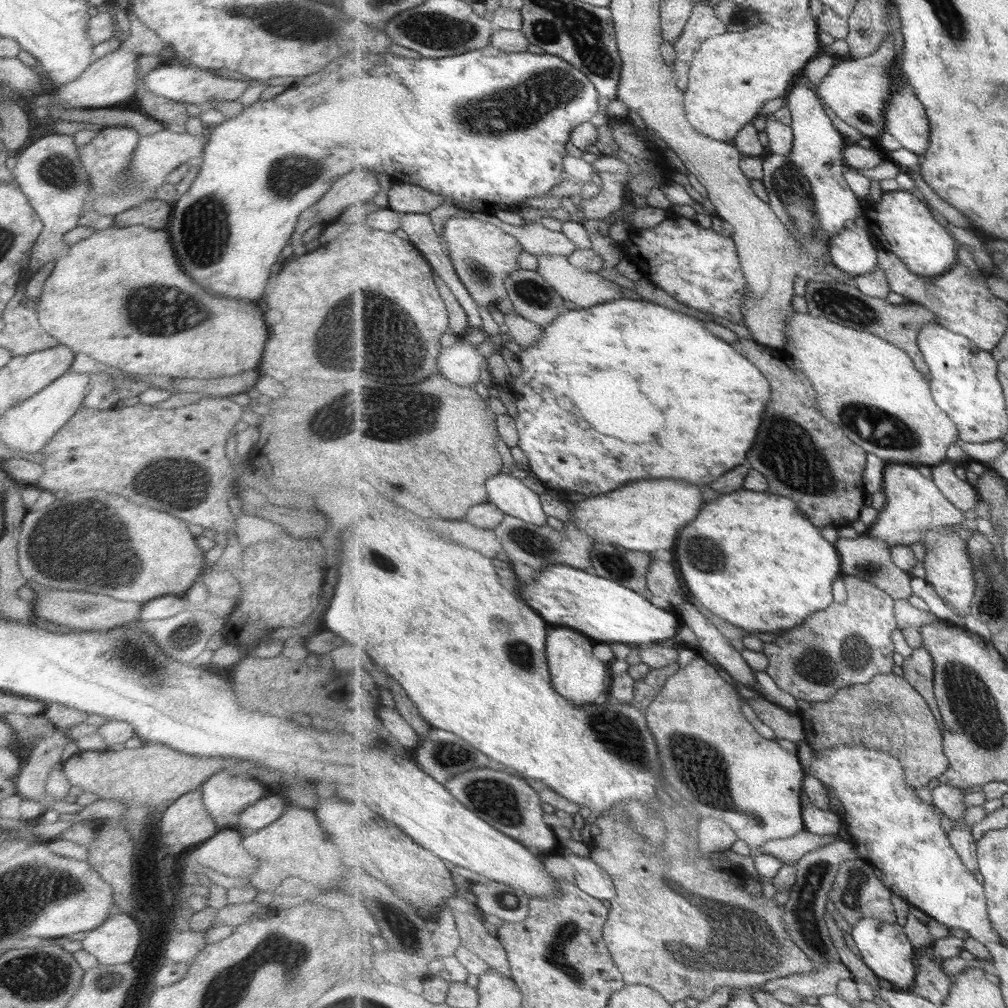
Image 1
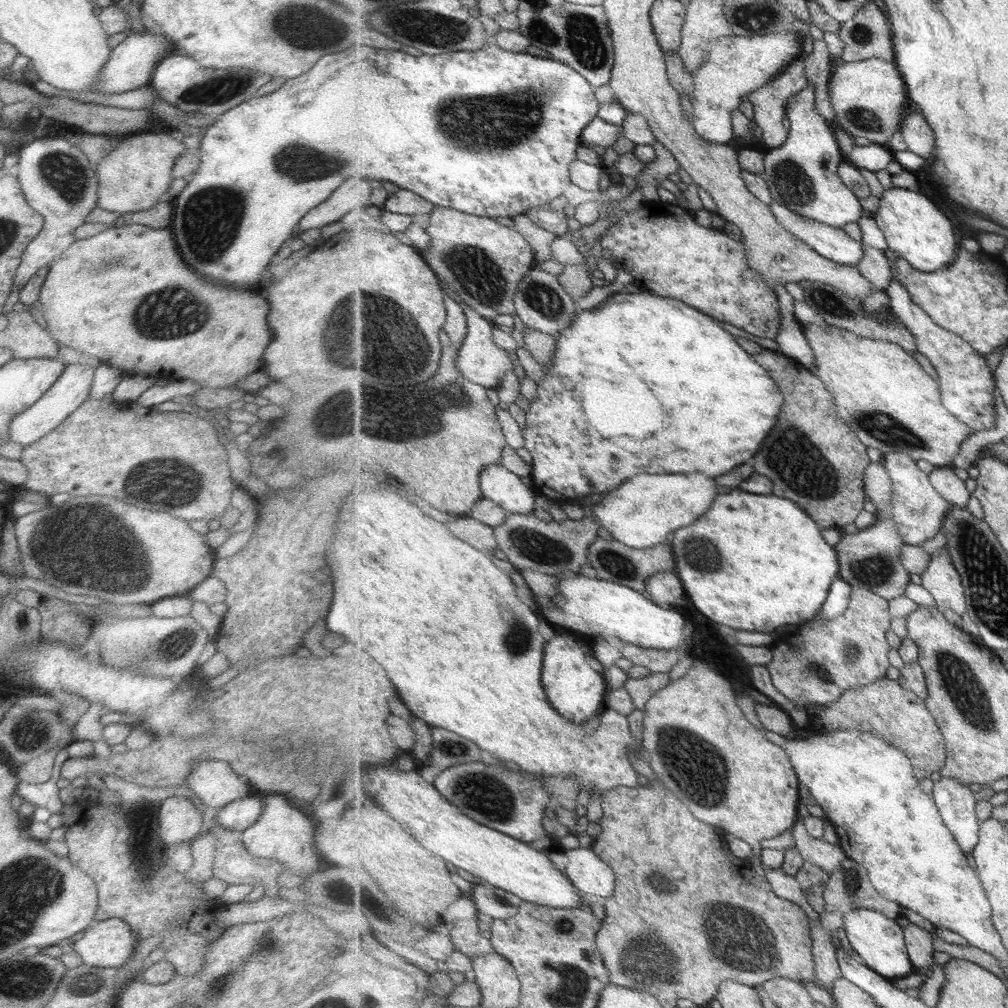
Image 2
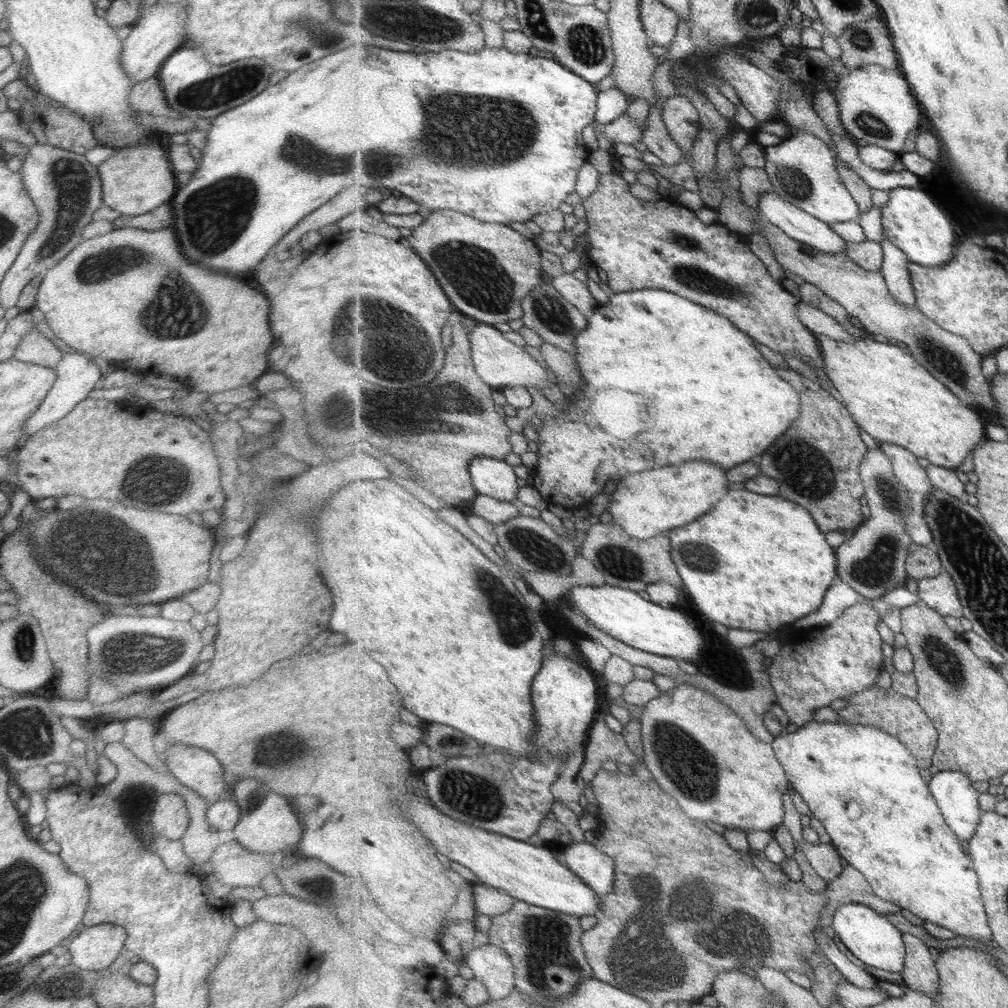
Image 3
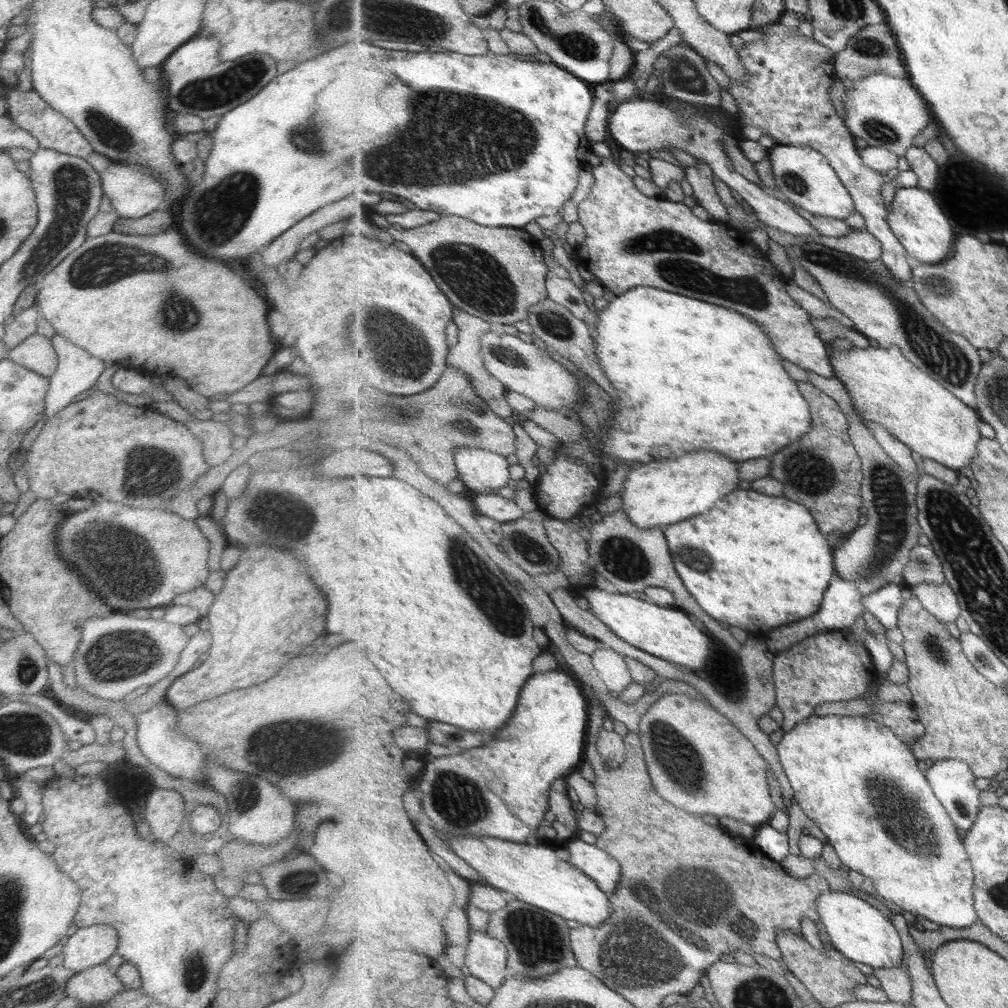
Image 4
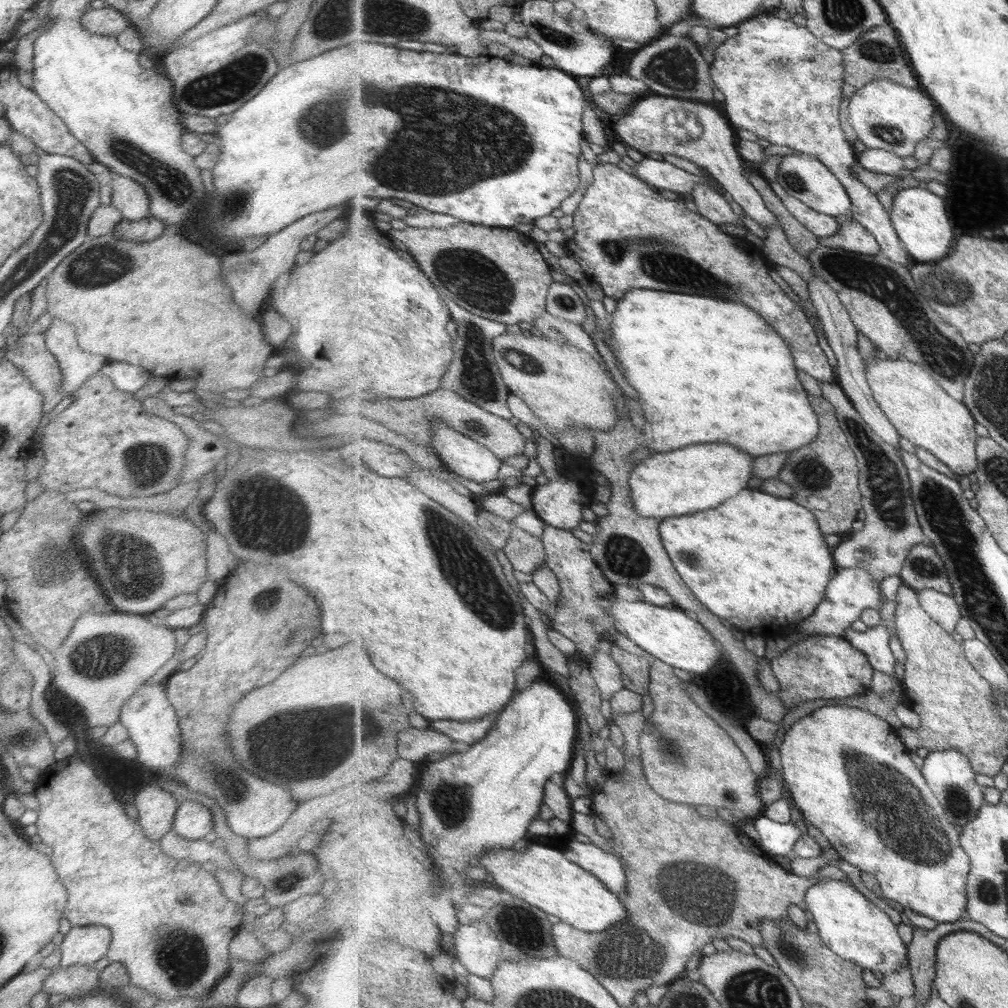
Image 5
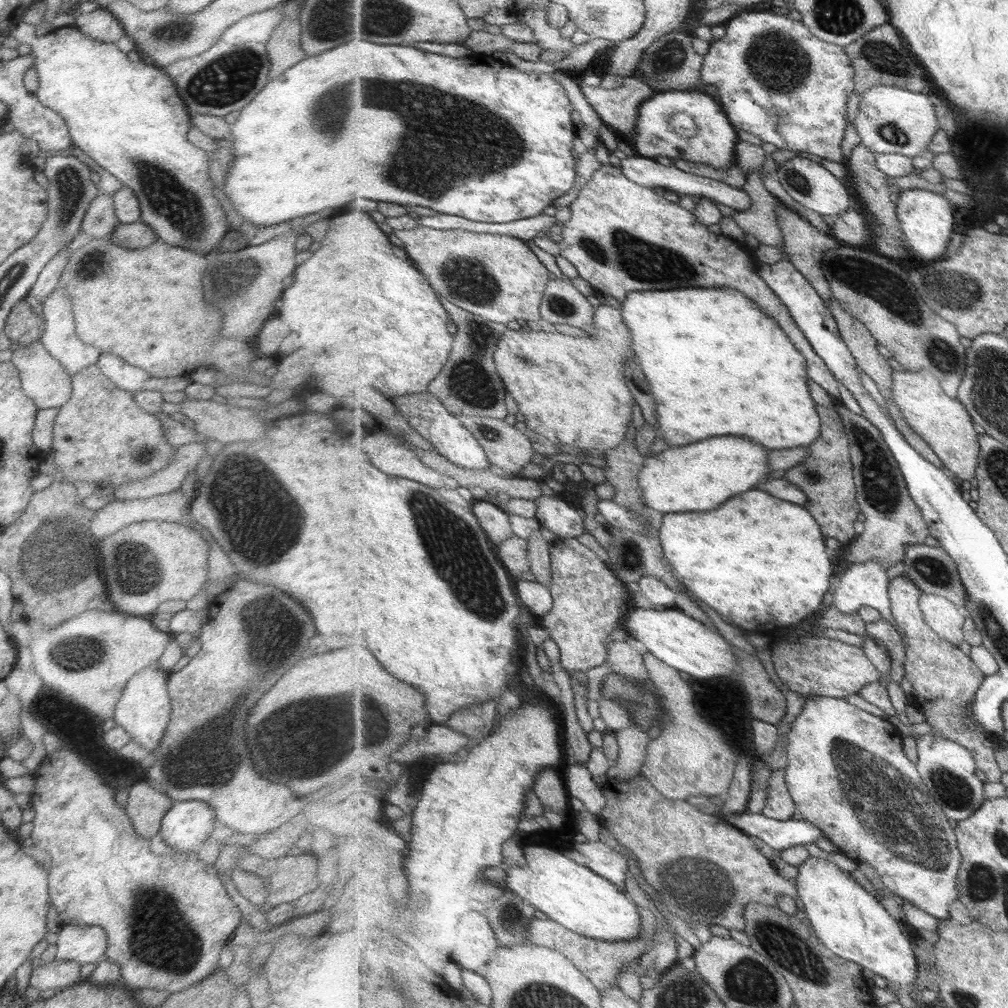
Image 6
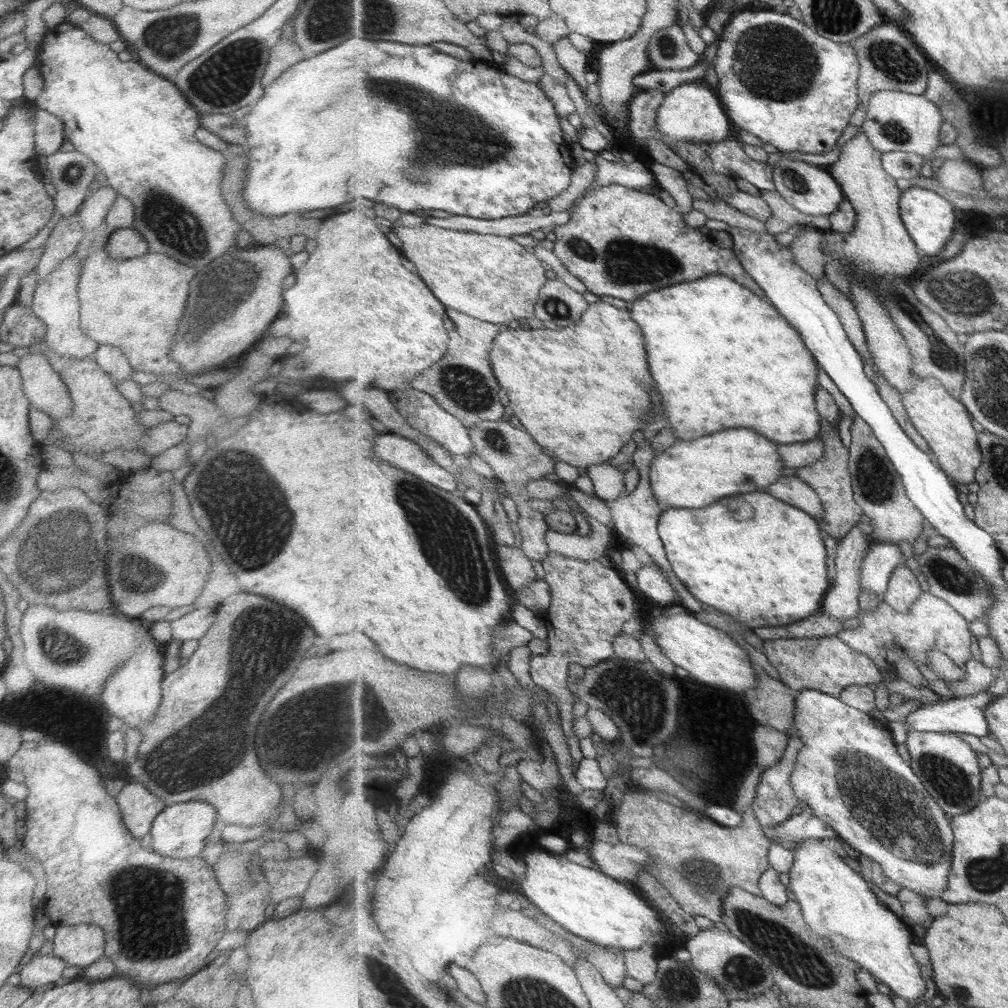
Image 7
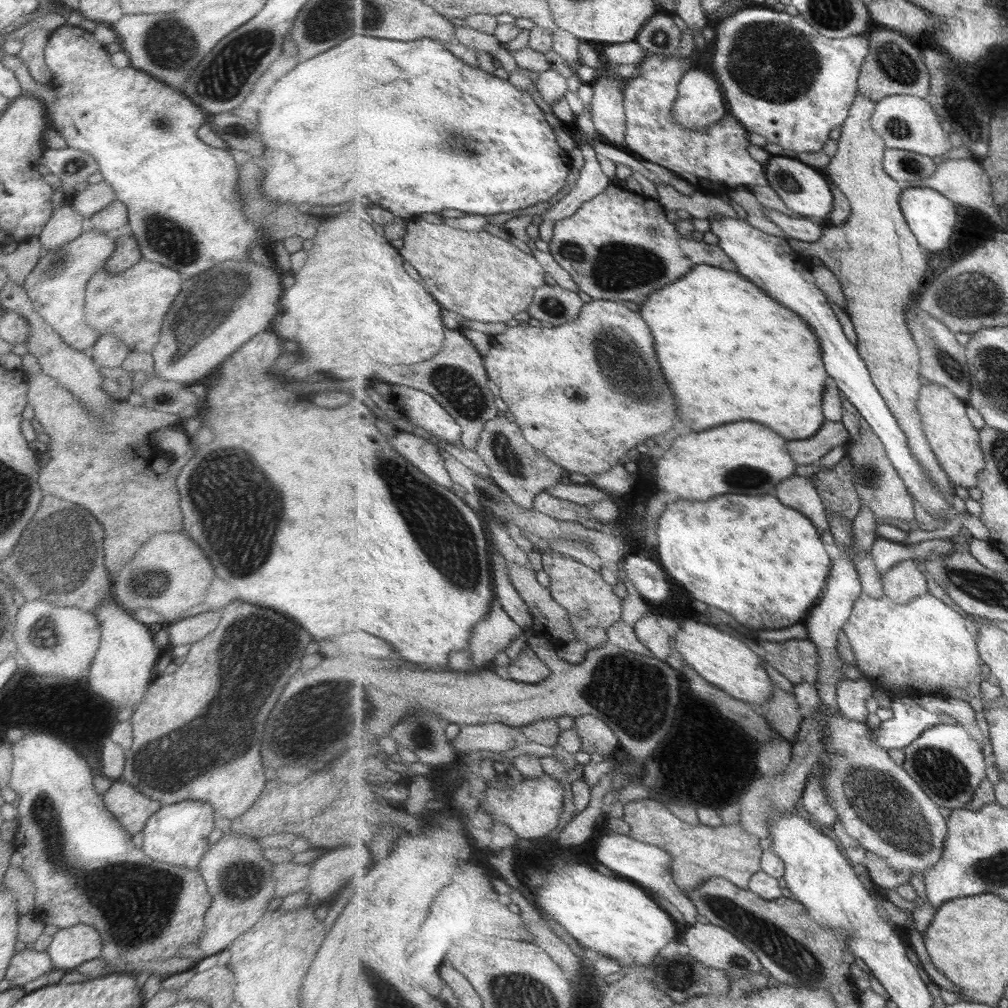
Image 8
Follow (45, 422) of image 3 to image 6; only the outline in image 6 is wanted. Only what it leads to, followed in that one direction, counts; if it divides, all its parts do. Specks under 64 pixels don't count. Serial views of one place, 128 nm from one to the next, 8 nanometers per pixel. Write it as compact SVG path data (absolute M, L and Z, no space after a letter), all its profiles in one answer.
M56 286L56 288L53 288L51 294L47 294L41 300L40 304L44 329L39 341L44 346L44 350L61 364L65 373L72 378L79 370L87 366L96 365L101 353L95 346L86 345L77 338L77 334L75 334L73 306L71 300L69 300L69 296L65 294L65 288Z

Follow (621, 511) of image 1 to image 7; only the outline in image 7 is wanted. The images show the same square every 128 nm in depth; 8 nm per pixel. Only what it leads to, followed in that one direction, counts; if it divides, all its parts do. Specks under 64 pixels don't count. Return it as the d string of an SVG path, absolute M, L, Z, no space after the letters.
M737 428L737 430L723 430L707 436L685 442L680 440L669 450L656 455L652 462L651 486L656 499L666 504L667 508L705 508L711 506L717 498L723 496L733 496L733 494L747 494L747 492L767 492L769 486L775 484L779 477L783 475L785 460L781 456L779 444L773 442L771 438L767 440L765 436L747 430L747 428Z

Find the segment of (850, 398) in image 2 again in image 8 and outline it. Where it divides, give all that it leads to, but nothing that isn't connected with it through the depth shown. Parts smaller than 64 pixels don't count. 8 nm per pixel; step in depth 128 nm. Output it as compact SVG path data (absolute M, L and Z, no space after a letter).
M926 382L921 388L917 406L924 424L925 435L928 435L929 442L941 466L948 471L952 483L957 487L977 488L980 472L987 467L988 463L981 444L981 430L977 429L967 416L967 401L959 399L945 386Z

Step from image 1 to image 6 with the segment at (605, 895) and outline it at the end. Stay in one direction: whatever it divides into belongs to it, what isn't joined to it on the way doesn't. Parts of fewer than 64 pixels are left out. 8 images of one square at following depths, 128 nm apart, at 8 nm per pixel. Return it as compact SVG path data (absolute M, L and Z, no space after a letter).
M585 842L578 844L575 850L585 856L586 866L605 878L608 878L624 890L627 878L627 858L607 847L603 842Z

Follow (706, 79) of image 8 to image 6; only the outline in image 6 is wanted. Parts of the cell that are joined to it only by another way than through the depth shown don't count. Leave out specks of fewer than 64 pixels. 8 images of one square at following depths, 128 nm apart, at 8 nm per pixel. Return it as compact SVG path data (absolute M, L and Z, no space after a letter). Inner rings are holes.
M673 90L661 91L647 99L640 106L639 122L635 137L630 137L628 142L635 149L636 154L649 159L658 156L667 157L669 160L682 159L692 163L701 163L727 170L736 164L735 146L739 141L736 127L730 121L724 107L719 106L715 94L705 90ZM686 112L697 124L697 132L691 137L682 137L675 133L669 126L671 114Z

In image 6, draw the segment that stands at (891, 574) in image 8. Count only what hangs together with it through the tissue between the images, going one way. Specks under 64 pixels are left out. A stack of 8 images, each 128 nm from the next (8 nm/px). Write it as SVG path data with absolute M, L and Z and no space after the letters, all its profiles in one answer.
M906 575L890 580L889 589L894 614L894 624L905 633L907 642L905 678L912 684L916 699L914 705L919 707L926 716L926 722L933 729L935 736L952 739L961 743L976 758L975 766L984 773L985 782L1001 782L1004 772L1001 772L995 746L999 737L969 717L969 706L975 700L975 694L980 689L986 675L971 660L969 655L961 652L957 645L938 636L925 621L920 600L923 591Z

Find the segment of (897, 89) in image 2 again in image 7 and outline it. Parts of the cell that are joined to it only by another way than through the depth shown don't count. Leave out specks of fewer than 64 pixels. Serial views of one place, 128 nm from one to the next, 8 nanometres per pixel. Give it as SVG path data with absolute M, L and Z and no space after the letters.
M881 90L871 95L861 129L881 153L904 151L926 157L941 145L939 136L943 121L937 104L924 94L919 96L898 90Z

